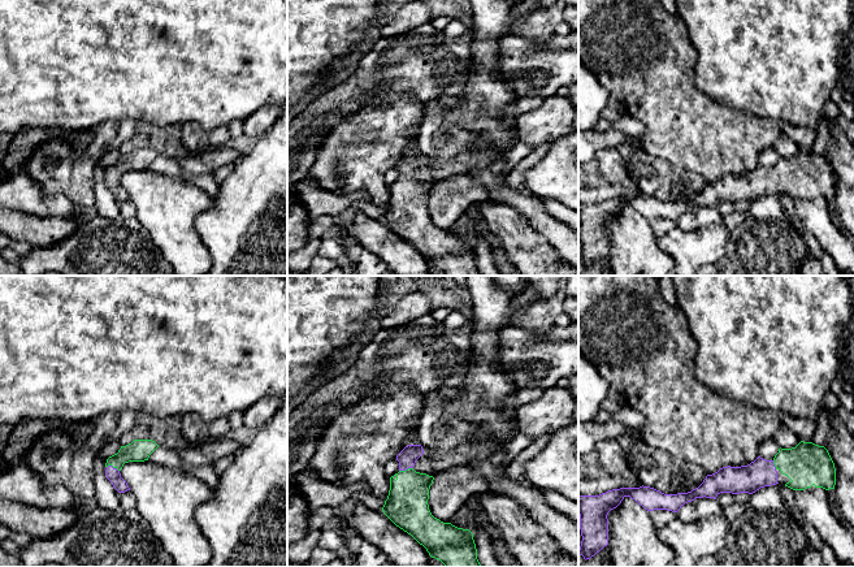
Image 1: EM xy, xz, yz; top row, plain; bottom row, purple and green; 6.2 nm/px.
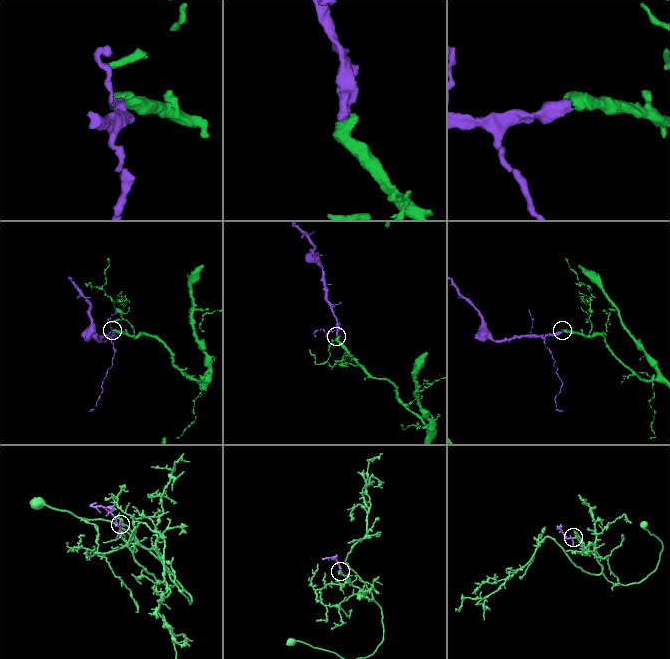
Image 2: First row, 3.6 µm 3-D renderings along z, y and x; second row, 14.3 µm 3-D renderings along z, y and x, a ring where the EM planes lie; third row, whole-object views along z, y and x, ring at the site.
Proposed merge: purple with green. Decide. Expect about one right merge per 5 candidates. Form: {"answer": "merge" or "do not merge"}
{"answer": "merge"}

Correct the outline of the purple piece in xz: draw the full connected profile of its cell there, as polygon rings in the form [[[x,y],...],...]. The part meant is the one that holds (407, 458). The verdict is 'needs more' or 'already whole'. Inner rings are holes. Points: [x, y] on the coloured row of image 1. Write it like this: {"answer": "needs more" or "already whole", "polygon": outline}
{"answer": "needs more", "polygon": [[[408,445],[396,455],[399,472],[390,477],[383,514],[446,567],[482,567],[473,533],[432,515],[428,499],[434,477],[413,469],[422,454],[421,445]]]}

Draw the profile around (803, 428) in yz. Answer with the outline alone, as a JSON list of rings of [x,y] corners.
[[[783,415],[781,423],[803,442],[810,442],[816,430],[816,421],[809,417]]]

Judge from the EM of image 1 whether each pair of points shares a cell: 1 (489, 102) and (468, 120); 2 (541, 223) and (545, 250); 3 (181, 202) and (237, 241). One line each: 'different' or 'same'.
1: same
2: different
3: different

